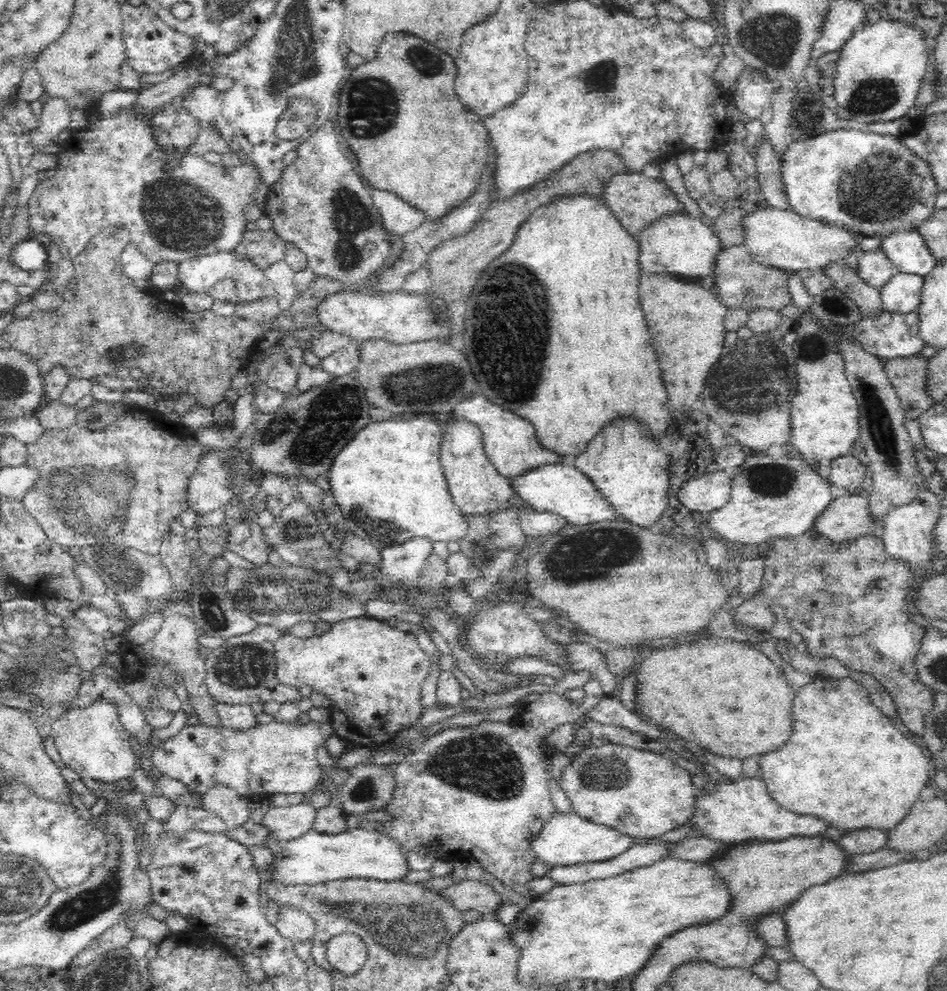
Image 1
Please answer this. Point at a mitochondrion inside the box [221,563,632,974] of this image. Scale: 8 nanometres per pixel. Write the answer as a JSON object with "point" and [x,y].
{"point":[417,929]}

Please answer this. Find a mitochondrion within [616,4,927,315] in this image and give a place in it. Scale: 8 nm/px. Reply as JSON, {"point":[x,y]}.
{"point":[773,38]}

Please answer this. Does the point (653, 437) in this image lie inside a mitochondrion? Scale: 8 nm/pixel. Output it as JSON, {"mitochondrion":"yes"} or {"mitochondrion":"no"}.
{"mitochondrion":"no"}

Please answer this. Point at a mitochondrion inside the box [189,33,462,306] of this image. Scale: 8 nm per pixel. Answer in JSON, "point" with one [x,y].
{"point":[351,216]}

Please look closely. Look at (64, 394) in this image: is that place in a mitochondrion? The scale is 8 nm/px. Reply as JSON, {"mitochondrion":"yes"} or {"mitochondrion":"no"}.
{"mitochondrion":"no"}

